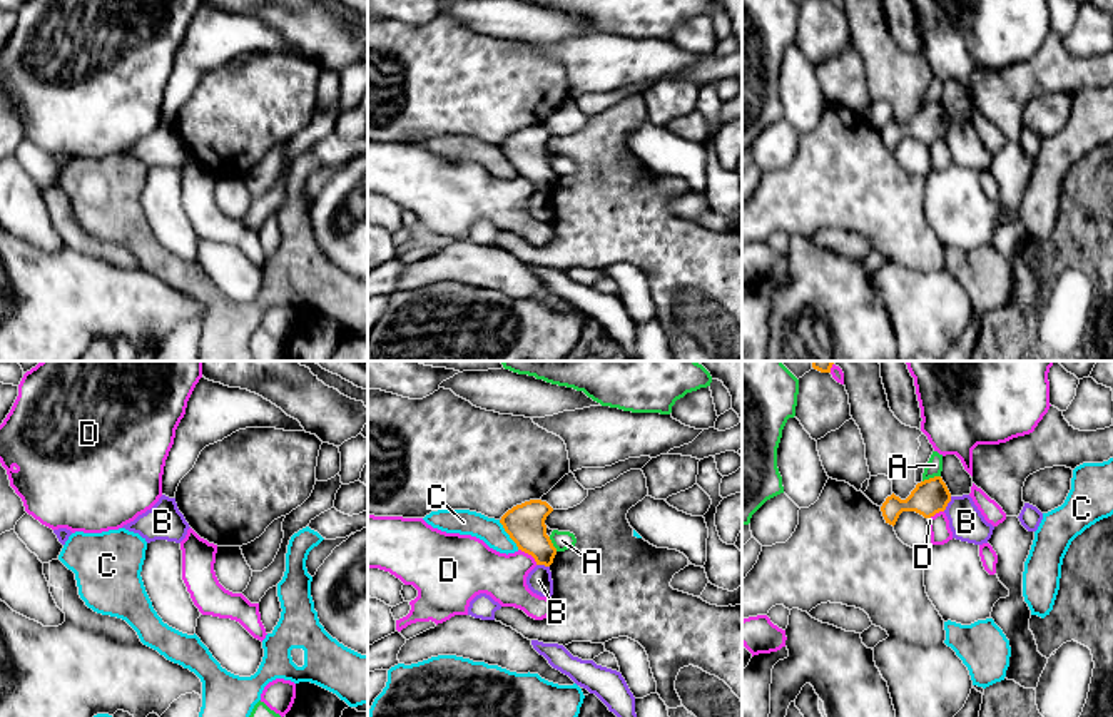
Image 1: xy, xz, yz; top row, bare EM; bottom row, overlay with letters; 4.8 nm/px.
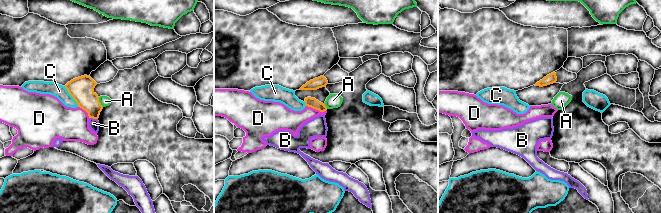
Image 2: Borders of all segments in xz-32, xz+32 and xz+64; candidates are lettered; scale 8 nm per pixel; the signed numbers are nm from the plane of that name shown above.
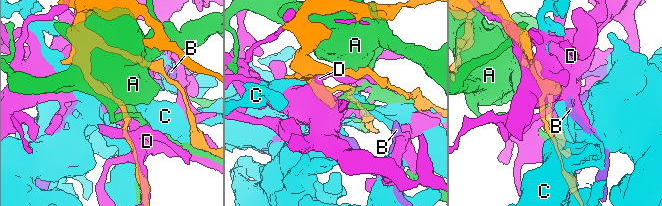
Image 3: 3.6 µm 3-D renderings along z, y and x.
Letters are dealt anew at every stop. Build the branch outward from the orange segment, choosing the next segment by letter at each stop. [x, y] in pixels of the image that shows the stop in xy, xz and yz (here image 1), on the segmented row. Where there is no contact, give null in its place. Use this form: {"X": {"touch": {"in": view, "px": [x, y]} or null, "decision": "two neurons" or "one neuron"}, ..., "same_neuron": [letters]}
{"A": {"touch": {"in": "yz", "px": [931, 478]}, "decision": "two neurons"}, "B": {"touch": {"in": "yz", "px": [948, 502]}, "decision": "two neurons"}, "C": {"touch": {"in": "xz", "px": [508, 533]}, "decision": "two neurons"}, "D": {"touch": {"in": "xz", "px": [528, 554]}, "decision": "two neurons"}, "same_neuron": []}

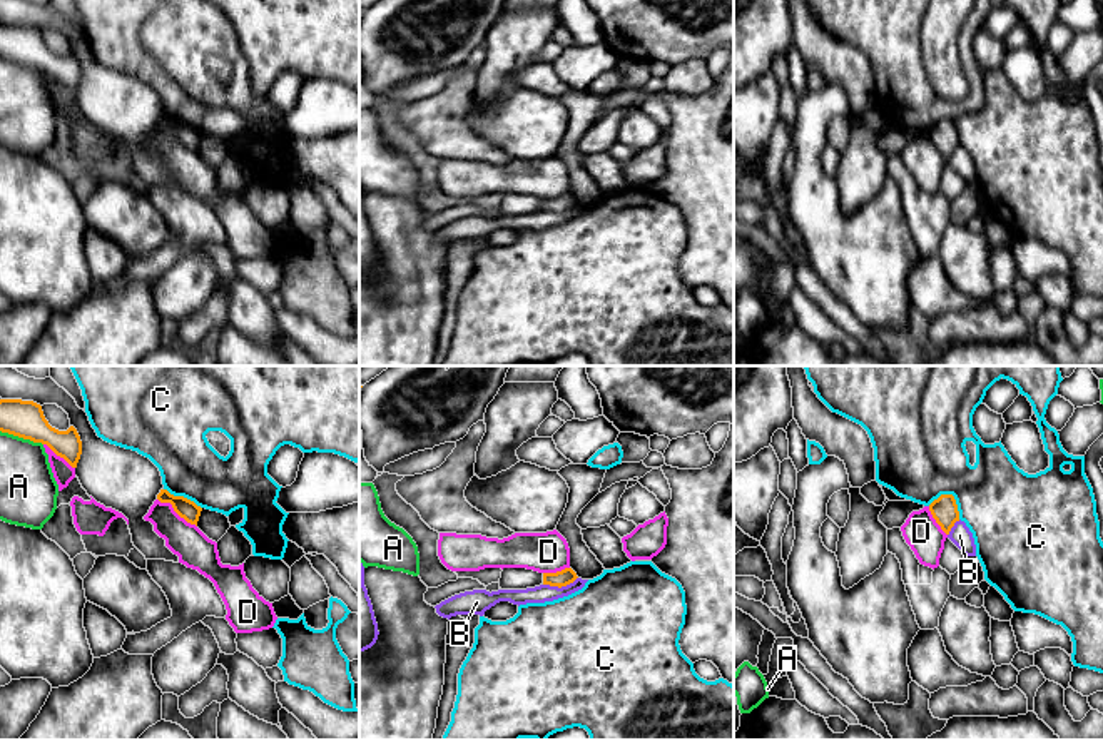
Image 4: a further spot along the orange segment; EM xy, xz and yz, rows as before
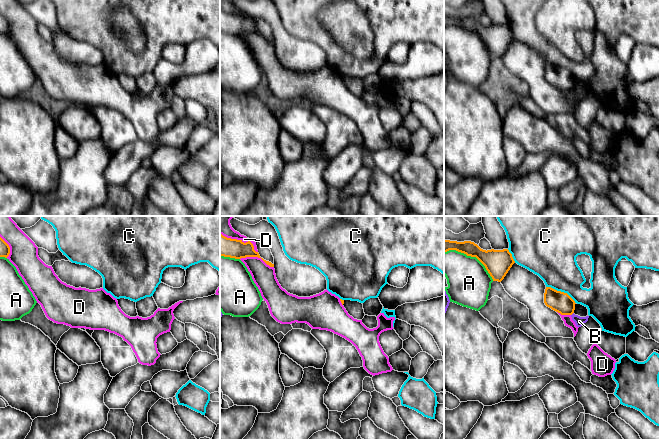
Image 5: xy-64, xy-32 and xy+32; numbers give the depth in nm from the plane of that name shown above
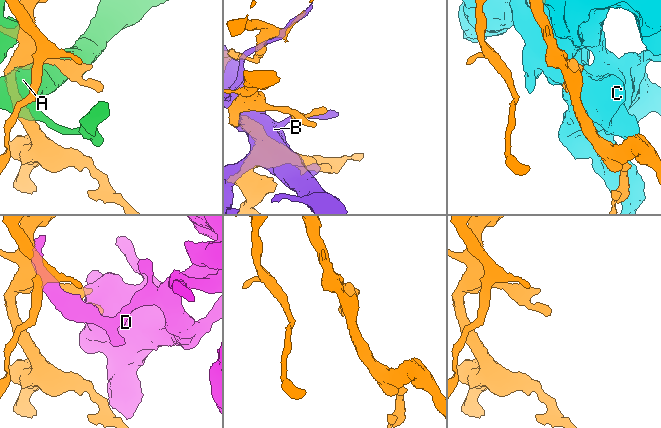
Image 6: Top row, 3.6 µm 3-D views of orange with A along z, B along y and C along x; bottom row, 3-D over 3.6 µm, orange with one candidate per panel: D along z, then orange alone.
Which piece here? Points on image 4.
{"A": {"touch": {"in": "xy", "px": [22, 436]}, "decision": "two neurons"}, "B": {"touch": {"in": "xz", "px": [560, 587]}, "decision": "two neurons"}, "C": {"touch": {"in": "yz", "px": [951, 495]}, "decision": "two neurons"}, "D": {"touch": {"in": "xy", "px": [176, 511]}, "decision": "one neuron"}, "same_neuron": ["D"]}

